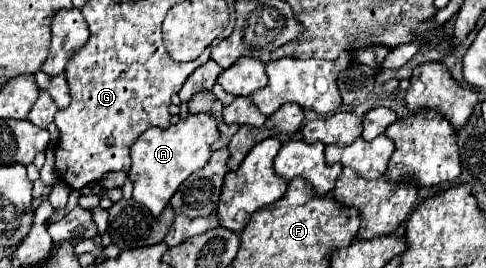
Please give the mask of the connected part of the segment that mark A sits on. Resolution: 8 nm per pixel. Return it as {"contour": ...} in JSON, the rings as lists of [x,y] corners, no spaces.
{"contour":[[[190,113],[186,119],[180,119],[176,125],[170,125],[168,129],[152,127],[136,139],[136,143],[130,149],[132,155],[132,169],[130,169],[130,181],[134,185],[132,197],[146,205],[152,215],[160,215],[162,209],[168,205],[170,197],[176,193],[178,185],[194,171],[202,169],[210,159],[210,145],[218,139],[218,127],[216,119],[212,119],[208,113]]]}

